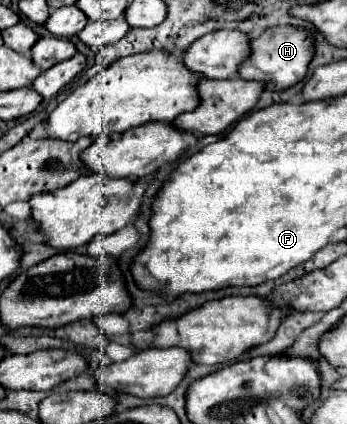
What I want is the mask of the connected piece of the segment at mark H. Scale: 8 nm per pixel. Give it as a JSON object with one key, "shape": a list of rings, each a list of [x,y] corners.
{"shape":[[[280,26],[268,28],[256,40],[252,40],[252,54],[240,66],[238,74],[244,80],[266,82],[268,90],[284,90],[298,84],[308,70],[308,64],[314,58],[314,34],[304,26]]]}

